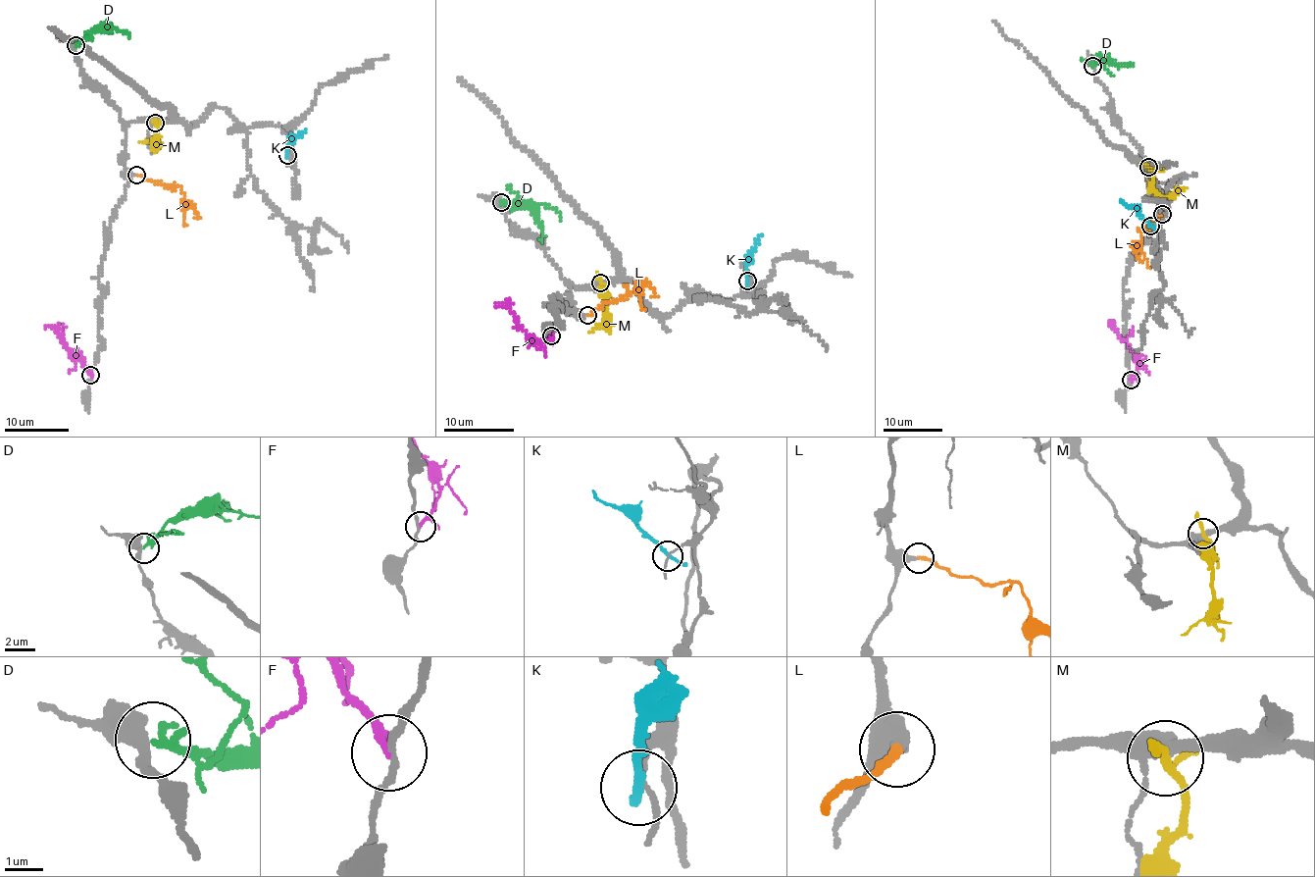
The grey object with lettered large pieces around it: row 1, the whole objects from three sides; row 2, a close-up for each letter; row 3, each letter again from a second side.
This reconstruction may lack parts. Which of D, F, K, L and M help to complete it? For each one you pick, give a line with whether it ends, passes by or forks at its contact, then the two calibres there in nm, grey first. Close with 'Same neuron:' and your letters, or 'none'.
L: It ends there. Thickness 380 nm (grey) against 220 nm
Same neuron: L

